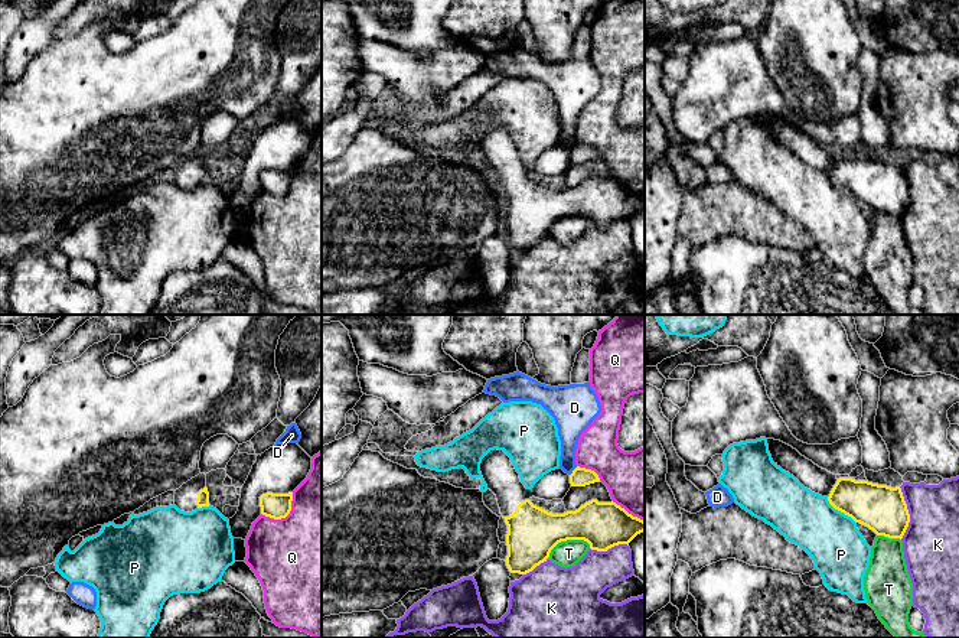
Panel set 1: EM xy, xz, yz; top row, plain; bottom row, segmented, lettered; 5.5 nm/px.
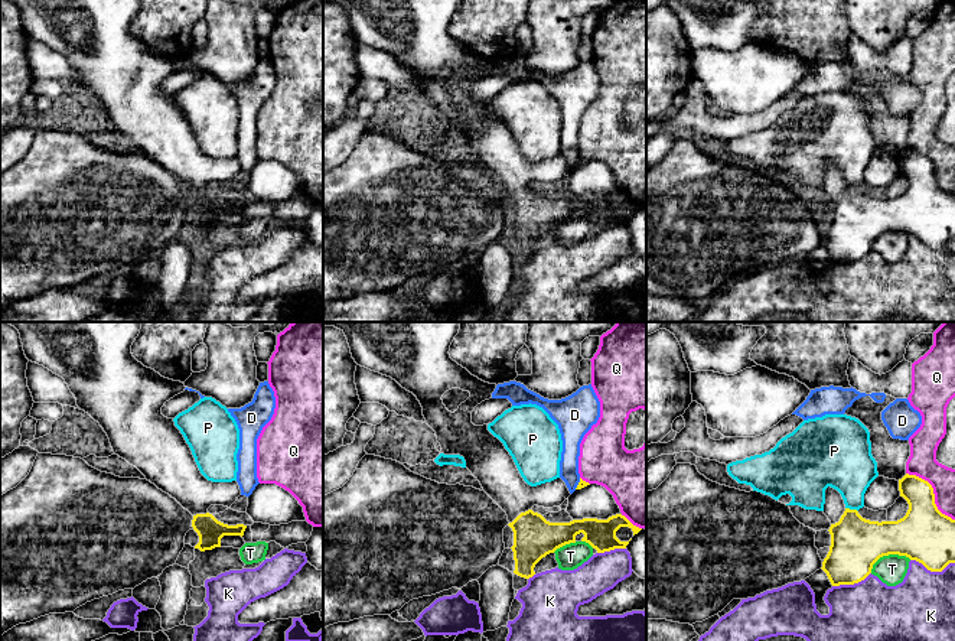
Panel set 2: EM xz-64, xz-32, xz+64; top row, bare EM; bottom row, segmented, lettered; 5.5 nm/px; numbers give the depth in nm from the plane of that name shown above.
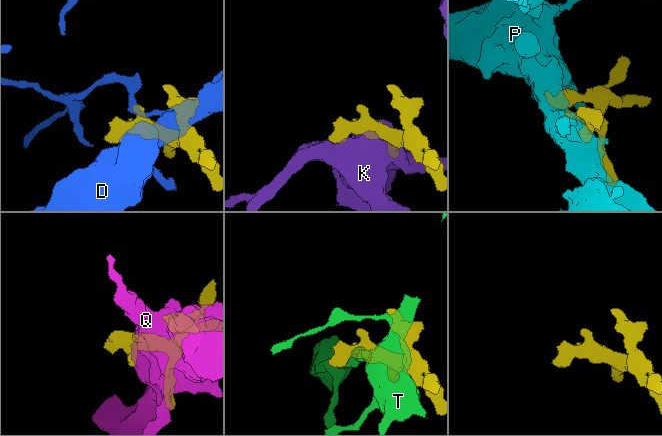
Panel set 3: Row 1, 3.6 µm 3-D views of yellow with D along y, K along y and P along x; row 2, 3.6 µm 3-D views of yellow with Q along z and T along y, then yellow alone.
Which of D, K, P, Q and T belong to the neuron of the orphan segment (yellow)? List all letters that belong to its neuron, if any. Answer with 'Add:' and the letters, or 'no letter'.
Add: no letter

